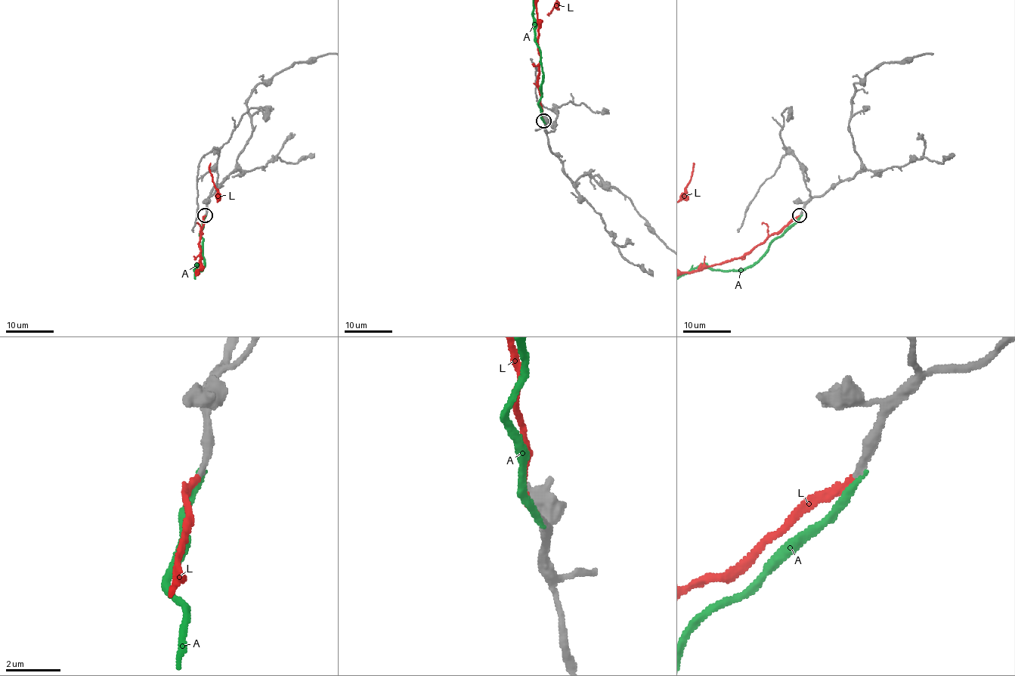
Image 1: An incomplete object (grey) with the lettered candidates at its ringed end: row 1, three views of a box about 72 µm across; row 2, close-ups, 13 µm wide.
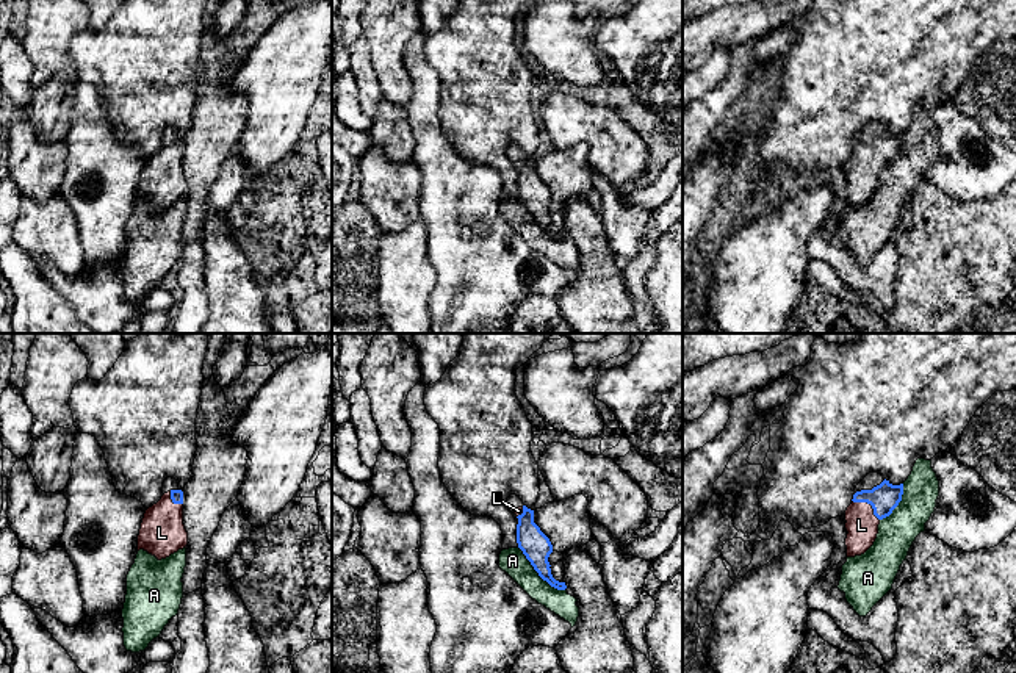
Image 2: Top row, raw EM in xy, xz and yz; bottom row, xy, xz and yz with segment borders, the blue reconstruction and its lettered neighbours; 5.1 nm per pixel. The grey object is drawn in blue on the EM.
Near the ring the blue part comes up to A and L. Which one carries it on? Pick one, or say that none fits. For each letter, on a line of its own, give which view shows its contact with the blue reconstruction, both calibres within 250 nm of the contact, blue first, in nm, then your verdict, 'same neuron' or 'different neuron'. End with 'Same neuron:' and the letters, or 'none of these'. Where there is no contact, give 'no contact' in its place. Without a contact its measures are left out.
A: contact in xz; calibres 150 and 140 nm; different neuron
L: contact in yz; calibres 150 and 160 nm; same neuron
Same neuron: L

